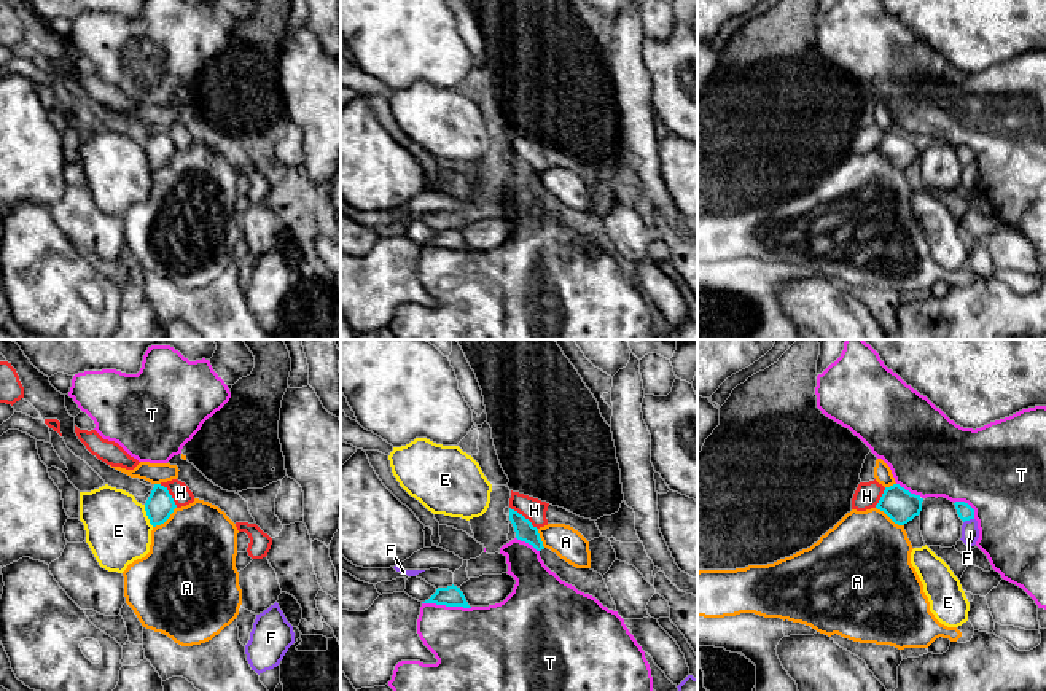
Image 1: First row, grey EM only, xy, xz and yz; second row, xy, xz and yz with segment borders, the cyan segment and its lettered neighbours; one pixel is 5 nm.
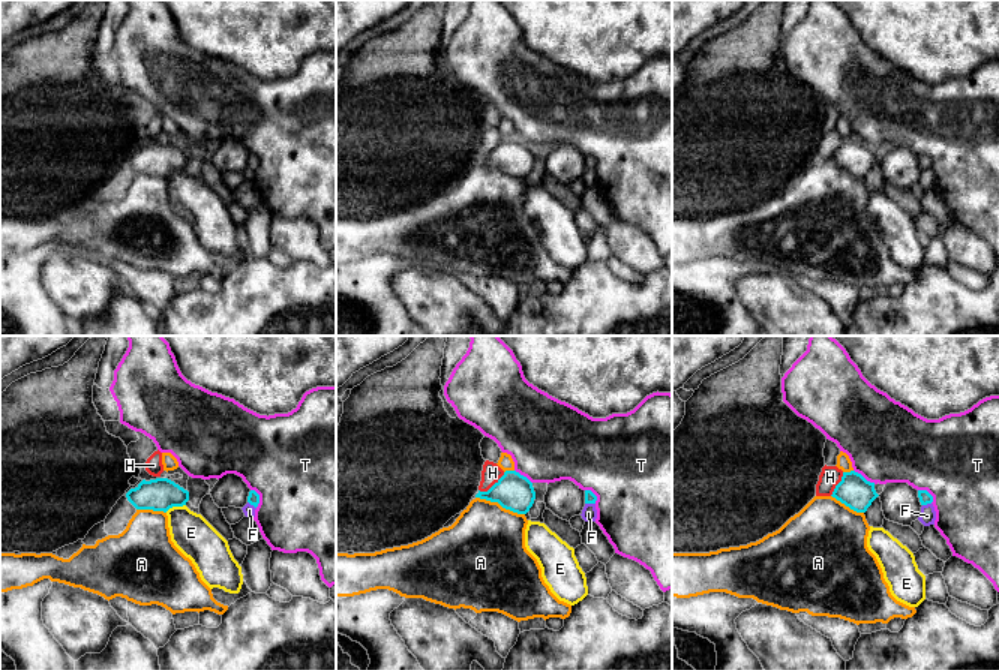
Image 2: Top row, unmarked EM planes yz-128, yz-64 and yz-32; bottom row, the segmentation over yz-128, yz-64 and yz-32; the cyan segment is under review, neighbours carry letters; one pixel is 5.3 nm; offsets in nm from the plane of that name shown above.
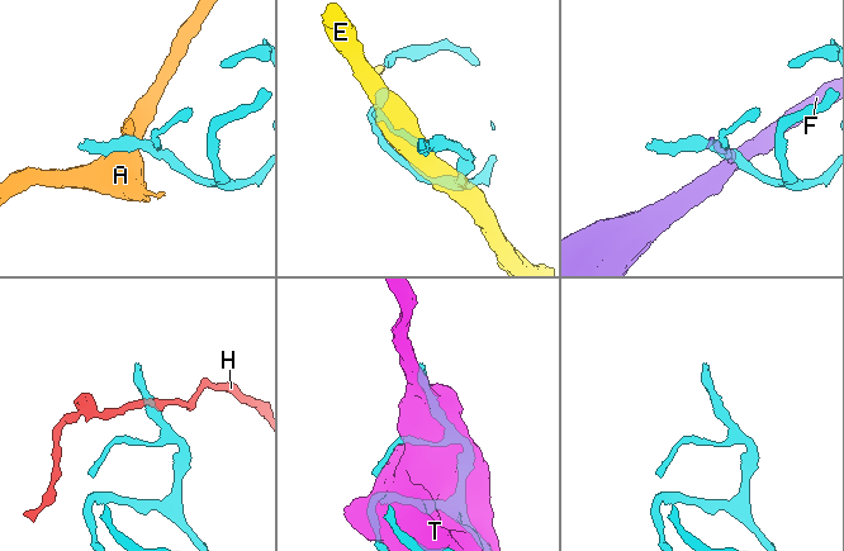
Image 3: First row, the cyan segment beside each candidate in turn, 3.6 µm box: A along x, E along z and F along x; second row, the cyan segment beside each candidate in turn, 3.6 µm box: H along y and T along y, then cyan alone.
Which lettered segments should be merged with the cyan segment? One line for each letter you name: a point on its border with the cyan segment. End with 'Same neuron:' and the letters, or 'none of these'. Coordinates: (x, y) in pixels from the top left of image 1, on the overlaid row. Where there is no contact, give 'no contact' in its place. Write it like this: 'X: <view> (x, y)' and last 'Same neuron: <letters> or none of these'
Same neuron: none of these

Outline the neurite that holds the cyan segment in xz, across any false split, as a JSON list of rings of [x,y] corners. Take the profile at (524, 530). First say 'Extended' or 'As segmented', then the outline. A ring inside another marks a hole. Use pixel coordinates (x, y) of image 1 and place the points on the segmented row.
As segmented. [[[509,508],[509,521],[514,527],[516,538],[532,545],[537,551],[544,549],[538,529],[529,519]]]

